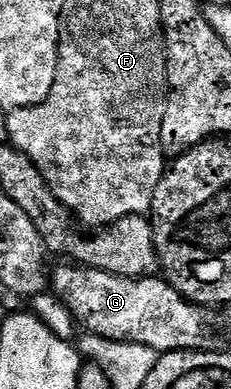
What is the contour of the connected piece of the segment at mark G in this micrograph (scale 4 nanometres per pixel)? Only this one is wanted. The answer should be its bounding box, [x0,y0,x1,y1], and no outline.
[50,262,212,354]

